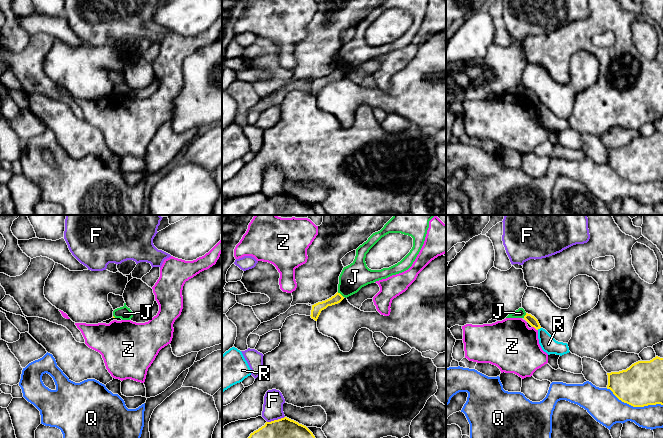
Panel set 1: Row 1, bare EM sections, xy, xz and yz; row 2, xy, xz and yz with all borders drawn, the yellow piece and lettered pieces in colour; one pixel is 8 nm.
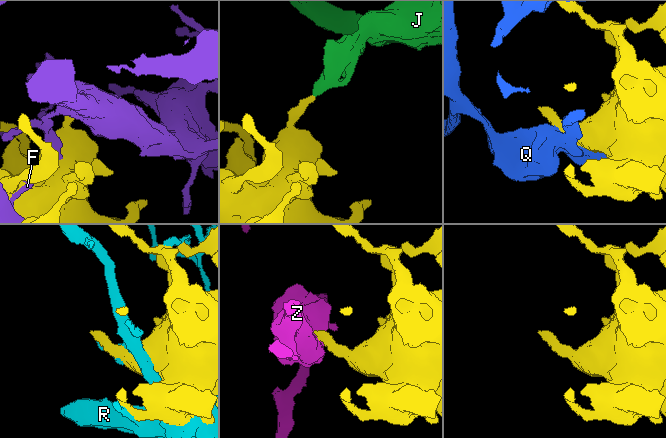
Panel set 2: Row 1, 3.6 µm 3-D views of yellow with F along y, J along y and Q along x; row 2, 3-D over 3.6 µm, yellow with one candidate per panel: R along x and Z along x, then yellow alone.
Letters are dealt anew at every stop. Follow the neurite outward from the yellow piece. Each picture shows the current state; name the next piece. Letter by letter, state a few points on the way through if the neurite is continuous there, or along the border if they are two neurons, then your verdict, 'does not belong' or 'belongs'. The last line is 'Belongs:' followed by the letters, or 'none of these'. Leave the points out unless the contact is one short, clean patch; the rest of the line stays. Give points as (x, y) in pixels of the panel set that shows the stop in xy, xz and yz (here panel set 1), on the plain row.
F: does not belong
J: border xz (337, 68), (343, 73); does not belong
Q: does not belong
R: does not belong
Z: border yz (532, 102), (537, 106); does not belong
Belongs: none of these

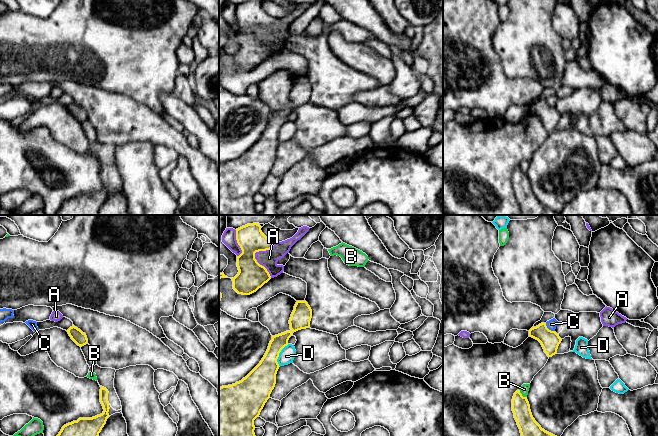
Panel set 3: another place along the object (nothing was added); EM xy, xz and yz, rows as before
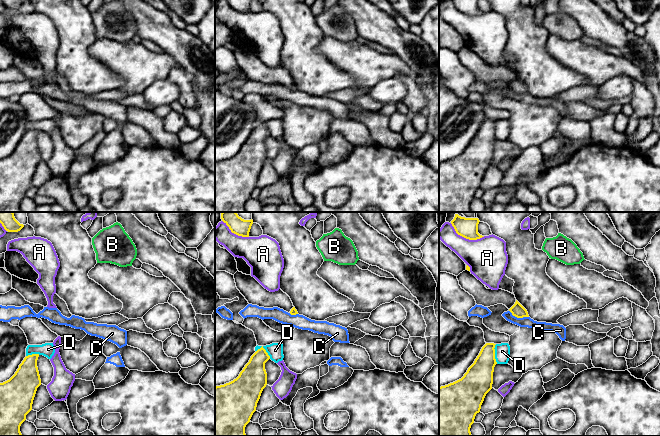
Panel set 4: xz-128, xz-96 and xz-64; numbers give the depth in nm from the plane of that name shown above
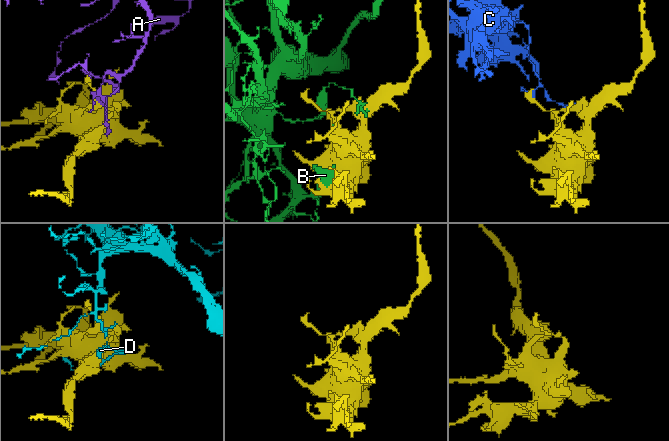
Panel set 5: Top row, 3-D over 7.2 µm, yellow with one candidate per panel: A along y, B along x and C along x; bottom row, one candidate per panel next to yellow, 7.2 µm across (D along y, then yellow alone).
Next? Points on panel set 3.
A: does not belong
B: does not belong
C: belongs
D: does not belong
Belongs: C

